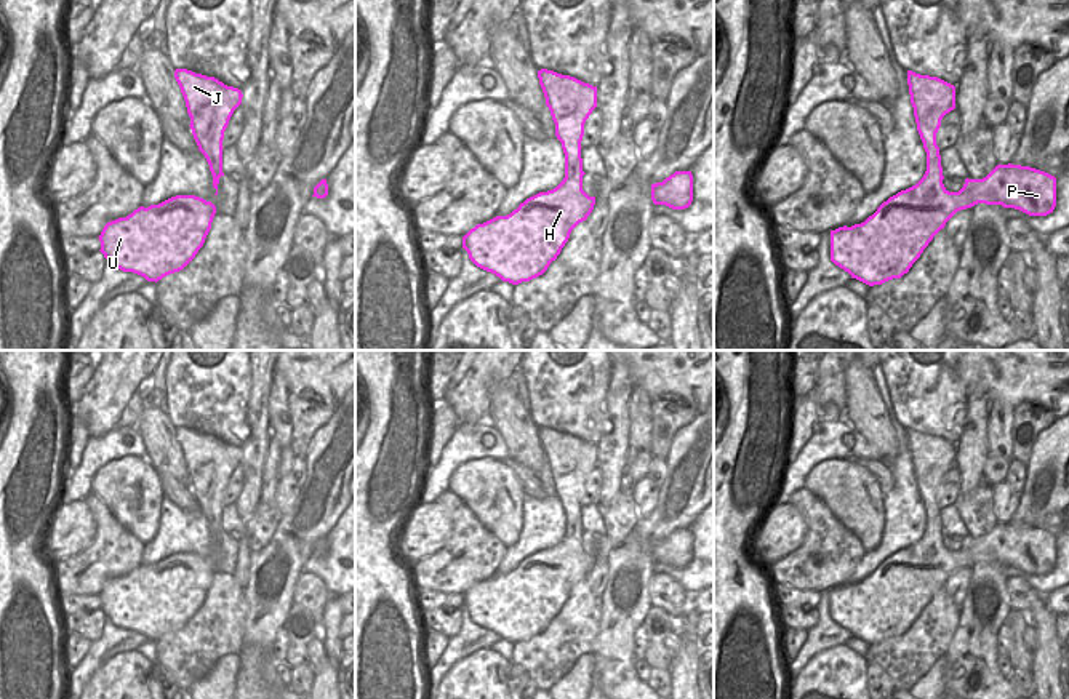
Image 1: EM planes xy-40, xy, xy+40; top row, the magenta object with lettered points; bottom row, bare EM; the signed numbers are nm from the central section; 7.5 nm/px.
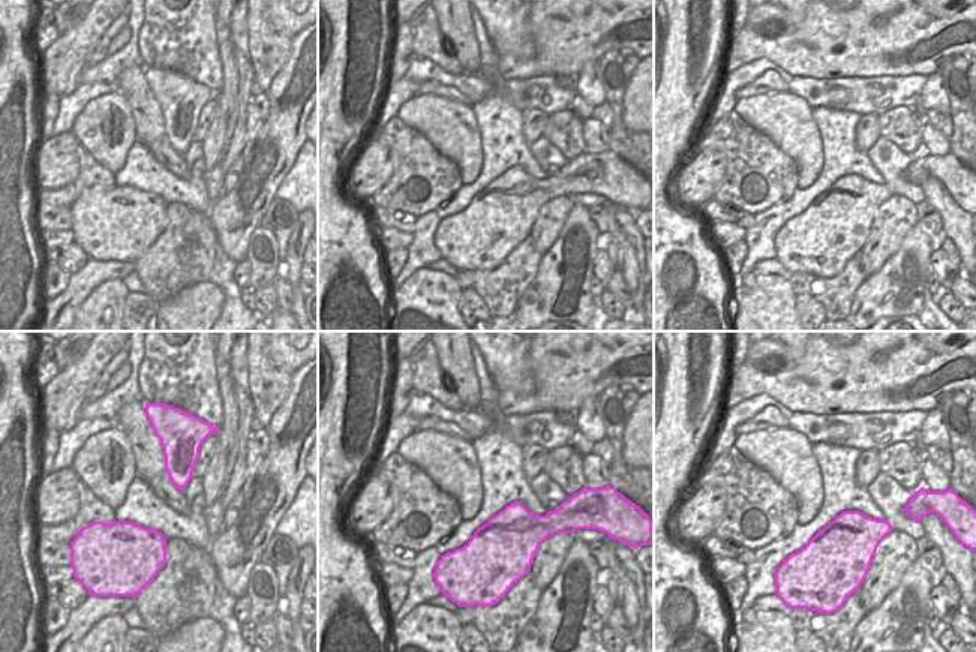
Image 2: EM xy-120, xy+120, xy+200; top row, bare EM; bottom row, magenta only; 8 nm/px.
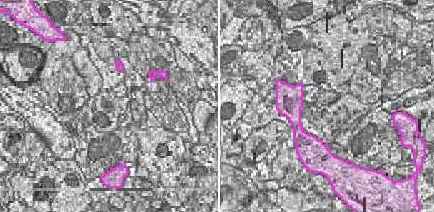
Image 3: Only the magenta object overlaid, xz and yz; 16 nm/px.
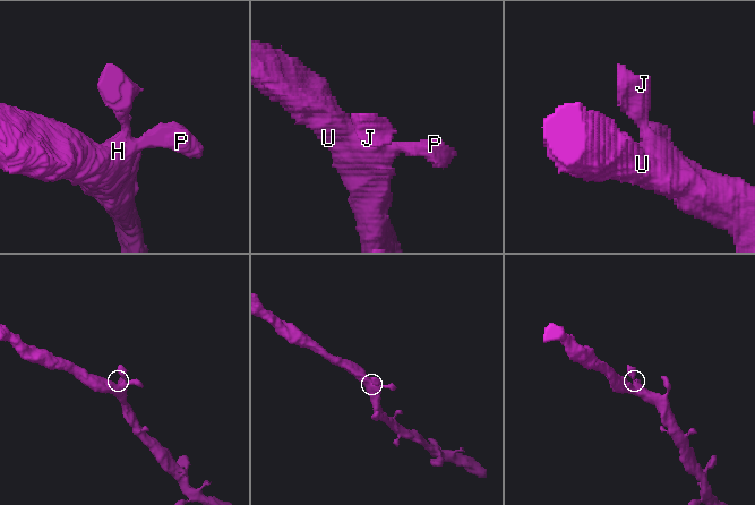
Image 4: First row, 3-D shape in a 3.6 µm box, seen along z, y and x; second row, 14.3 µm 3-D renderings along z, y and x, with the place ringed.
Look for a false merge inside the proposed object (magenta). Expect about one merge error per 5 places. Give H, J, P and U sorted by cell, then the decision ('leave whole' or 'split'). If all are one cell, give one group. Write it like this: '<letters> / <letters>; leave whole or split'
H J P U; leave whole

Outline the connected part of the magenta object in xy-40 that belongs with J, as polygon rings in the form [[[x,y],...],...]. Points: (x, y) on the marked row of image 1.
[[[176,69],[174,78],[186,101],[190,130],[198,150],[205,155],[218,195],[222,173],[222,139],[234,110],[242,104],[242,91],[214,77]]]

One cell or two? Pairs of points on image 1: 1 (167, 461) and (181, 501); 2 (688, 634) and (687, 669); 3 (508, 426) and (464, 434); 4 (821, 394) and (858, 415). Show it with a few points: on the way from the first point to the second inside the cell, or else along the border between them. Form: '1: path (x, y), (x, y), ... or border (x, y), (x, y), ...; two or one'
1: border (160, 474), (170, 474), (188, 485); two
2: path (688, 642), (688, 661); one
3: border (492, 426), (500, 434), (509, 456); two
4: border (844, 368), (845, 408); two

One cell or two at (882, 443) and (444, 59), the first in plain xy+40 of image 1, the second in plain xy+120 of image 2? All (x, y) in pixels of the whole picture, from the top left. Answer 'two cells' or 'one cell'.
two cells

